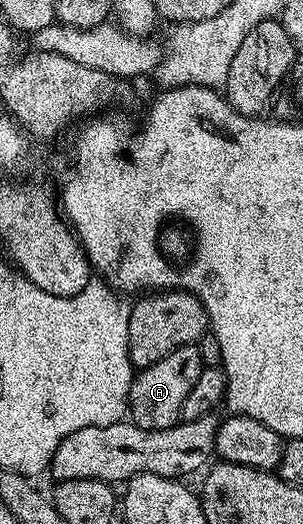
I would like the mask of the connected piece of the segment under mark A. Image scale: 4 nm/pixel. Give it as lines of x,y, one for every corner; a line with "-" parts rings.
183,345
170,351
158,363
139,370
128,388
127,412
133,425
143,429
169,429
181,420
182,403
190,395
190,387
198,383
205,365
196,345

